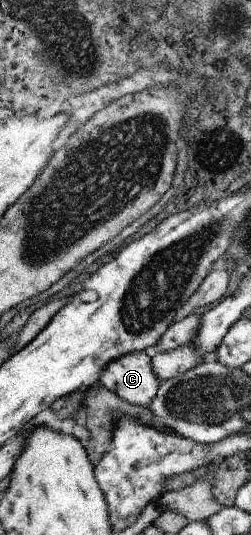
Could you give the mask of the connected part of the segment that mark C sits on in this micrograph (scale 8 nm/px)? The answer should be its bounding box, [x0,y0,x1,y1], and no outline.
[98,351,162,407]

